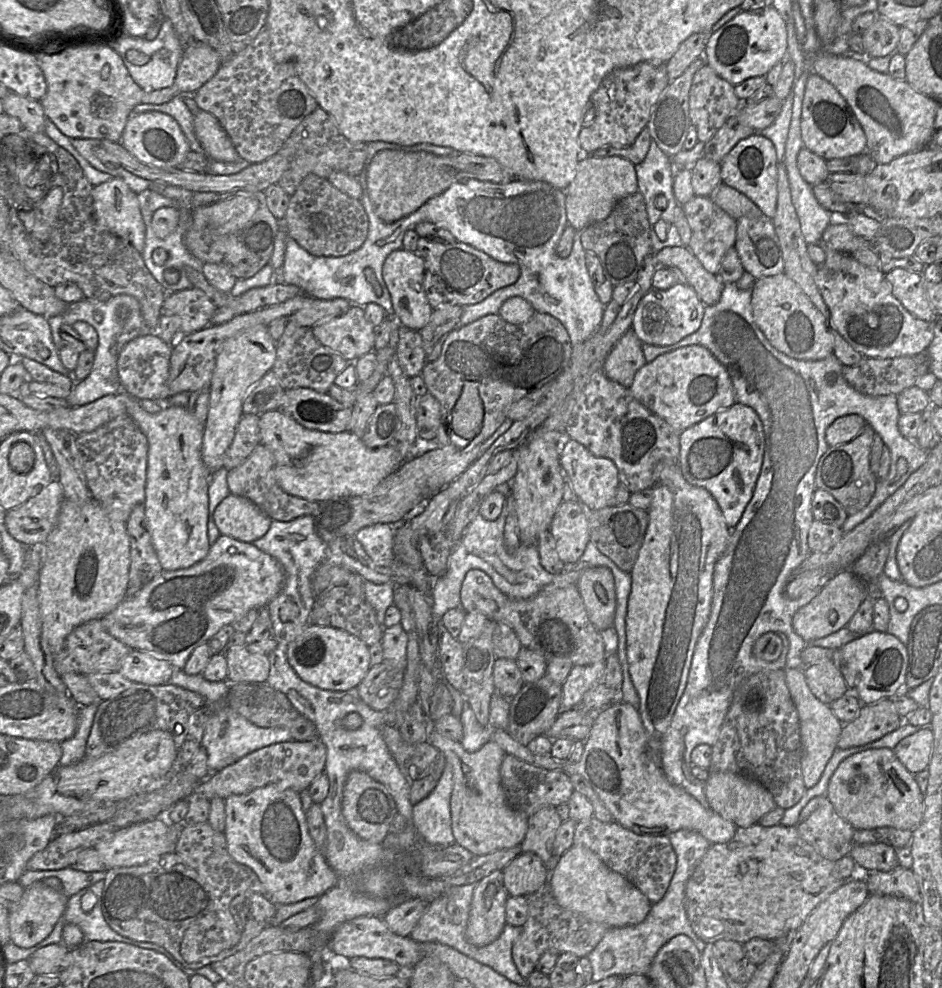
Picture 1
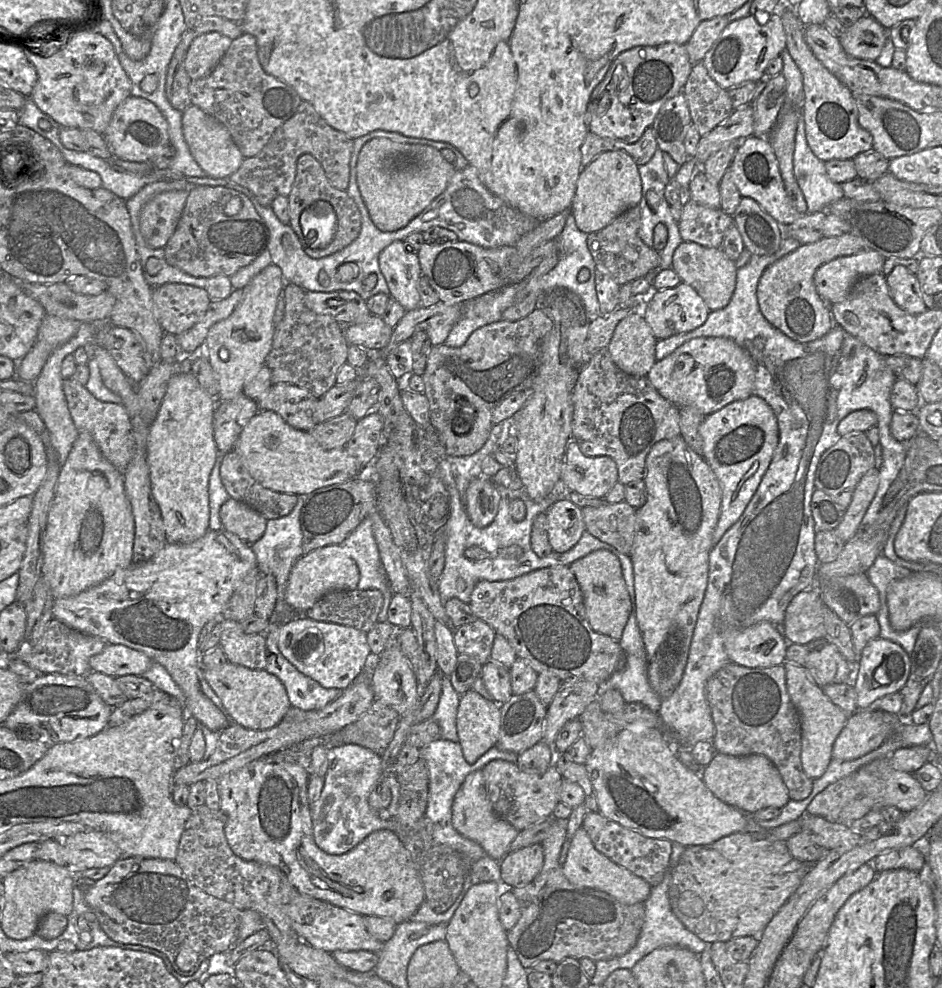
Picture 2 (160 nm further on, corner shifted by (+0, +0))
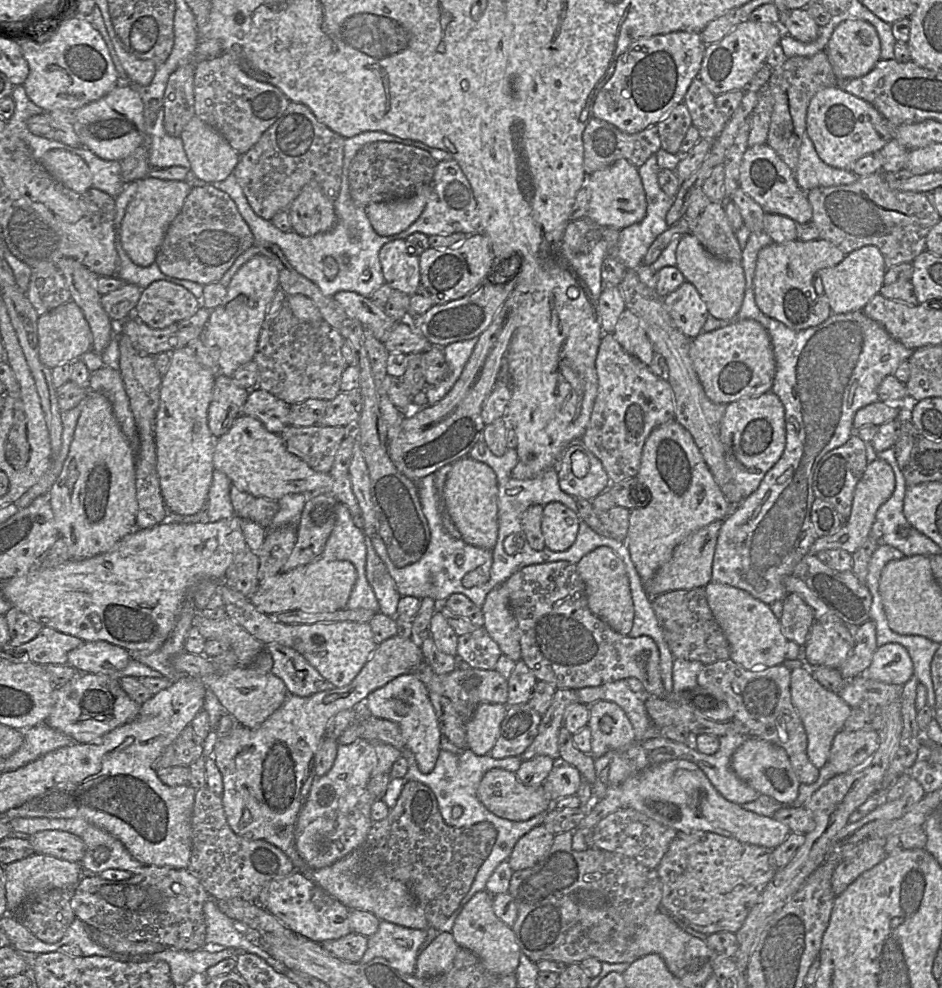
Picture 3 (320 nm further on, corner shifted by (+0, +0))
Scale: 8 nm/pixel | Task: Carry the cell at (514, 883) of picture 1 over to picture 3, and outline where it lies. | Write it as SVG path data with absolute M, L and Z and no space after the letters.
M544 824L535 826L514 846L507 860L511 869L515 872L534 866L549 851L554 837Z

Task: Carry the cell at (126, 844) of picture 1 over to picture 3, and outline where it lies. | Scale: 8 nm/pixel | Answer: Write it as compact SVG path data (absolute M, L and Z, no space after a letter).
M45 830L30 835L28 841L35 854L50 855L58 859L81 863L86 846L78 836L61 830Z

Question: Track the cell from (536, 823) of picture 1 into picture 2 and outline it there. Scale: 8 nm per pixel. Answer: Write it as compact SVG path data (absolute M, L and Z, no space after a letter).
M554 819L548 836L541 842L544 851L541 871L527 885L512 889L520 905L521 917L515 926L507 931L507 938L525 969L531 969L541 960L551 960L558 964L567 957L577 960L588 958L597 962L623 956L636 945L644 924L645 902L626 905L606 892L574 885L565 877L559 857L566 833L567 819Z

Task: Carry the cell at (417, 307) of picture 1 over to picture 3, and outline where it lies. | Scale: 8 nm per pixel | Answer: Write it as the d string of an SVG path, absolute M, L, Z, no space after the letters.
M405 239L383 245L379 251L385 283L412 296L420 285L419 257L407 252Z

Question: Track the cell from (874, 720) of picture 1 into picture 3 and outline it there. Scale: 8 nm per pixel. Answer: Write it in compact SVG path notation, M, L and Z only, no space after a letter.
M858 730L858 731L839 731L832 742L829 753L828 762L833 765L835 772L843 774L861 767L873 756L879 746L878 732L873 730Z

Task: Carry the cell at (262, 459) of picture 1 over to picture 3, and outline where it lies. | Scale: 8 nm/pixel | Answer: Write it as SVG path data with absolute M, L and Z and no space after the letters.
M231 485L230 499L236 515L268 529L279 509L277 500L255 497Z

